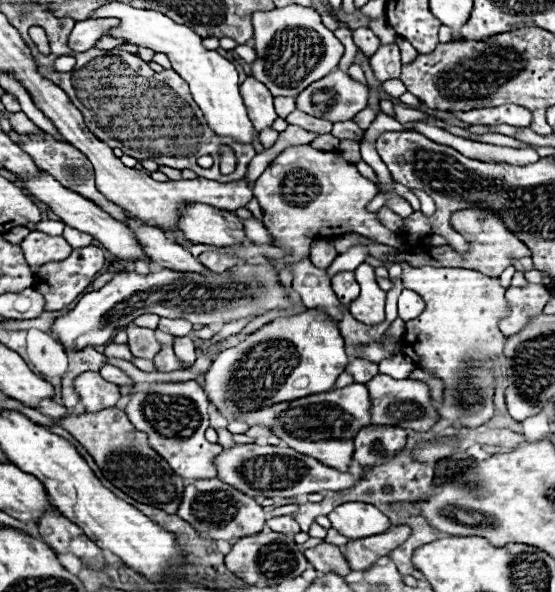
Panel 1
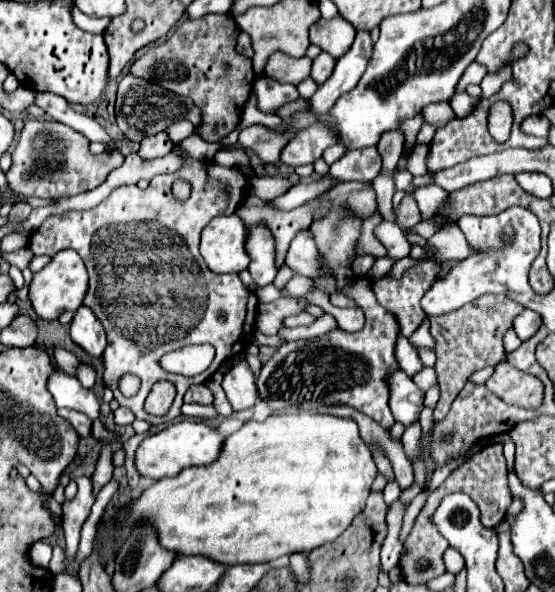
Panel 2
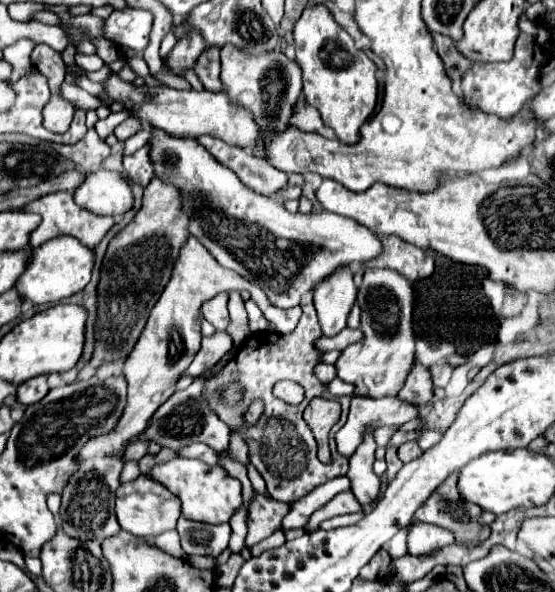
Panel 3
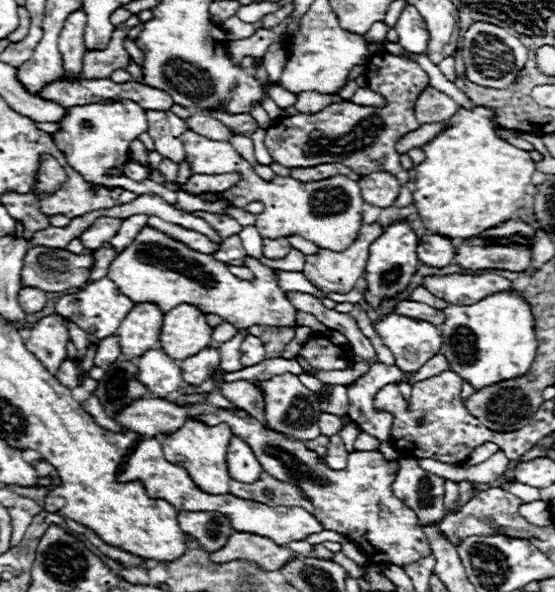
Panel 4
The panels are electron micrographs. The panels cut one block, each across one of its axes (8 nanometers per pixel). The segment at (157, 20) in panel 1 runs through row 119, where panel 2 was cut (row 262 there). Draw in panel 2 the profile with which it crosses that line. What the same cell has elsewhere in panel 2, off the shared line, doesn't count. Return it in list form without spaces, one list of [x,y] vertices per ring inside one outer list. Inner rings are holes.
[[[236,214],[216,216],[202,230],[200,254],[214,274],[240,274],[250,262],[244,242],[246,226]]]

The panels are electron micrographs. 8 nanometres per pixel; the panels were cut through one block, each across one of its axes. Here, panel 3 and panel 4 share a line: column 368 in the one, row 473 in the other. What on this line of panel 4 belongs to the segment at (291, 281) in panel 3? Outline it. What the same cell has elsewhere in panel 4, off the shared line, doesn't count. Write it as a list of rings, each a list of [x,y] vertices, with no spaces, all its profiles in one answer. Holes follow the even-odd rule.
[[[232,436],[228,444],[226,464],[228,464],[228,472],[238,482],[254,482],[256,478],[260,478],[262,472],[262,466],[256,460],[252,448],[238,436]]]

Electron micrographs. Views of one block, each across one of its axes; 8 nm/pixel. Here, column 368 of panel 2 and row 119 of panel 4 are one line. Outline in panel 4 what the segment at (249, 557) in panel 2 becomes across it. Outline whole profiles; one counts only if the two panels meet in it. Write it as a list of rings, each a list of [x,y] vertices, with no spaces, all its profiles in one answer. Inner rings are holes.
[[[476,106],[474,110],[460,108],[450,126],[428,142],[424,148],[426,160],[416,166],[414,204],[428,234],[446,238],[474,238],[484,230],[512,218],[518,210],[518,200],[526,194],[526,186],[534,174],[534,160],[528,152],[510,146],[494,134],[498,122],[492,110]]]

